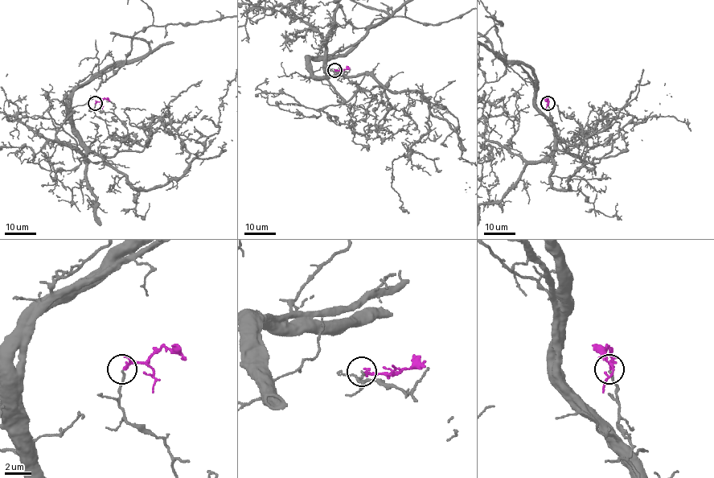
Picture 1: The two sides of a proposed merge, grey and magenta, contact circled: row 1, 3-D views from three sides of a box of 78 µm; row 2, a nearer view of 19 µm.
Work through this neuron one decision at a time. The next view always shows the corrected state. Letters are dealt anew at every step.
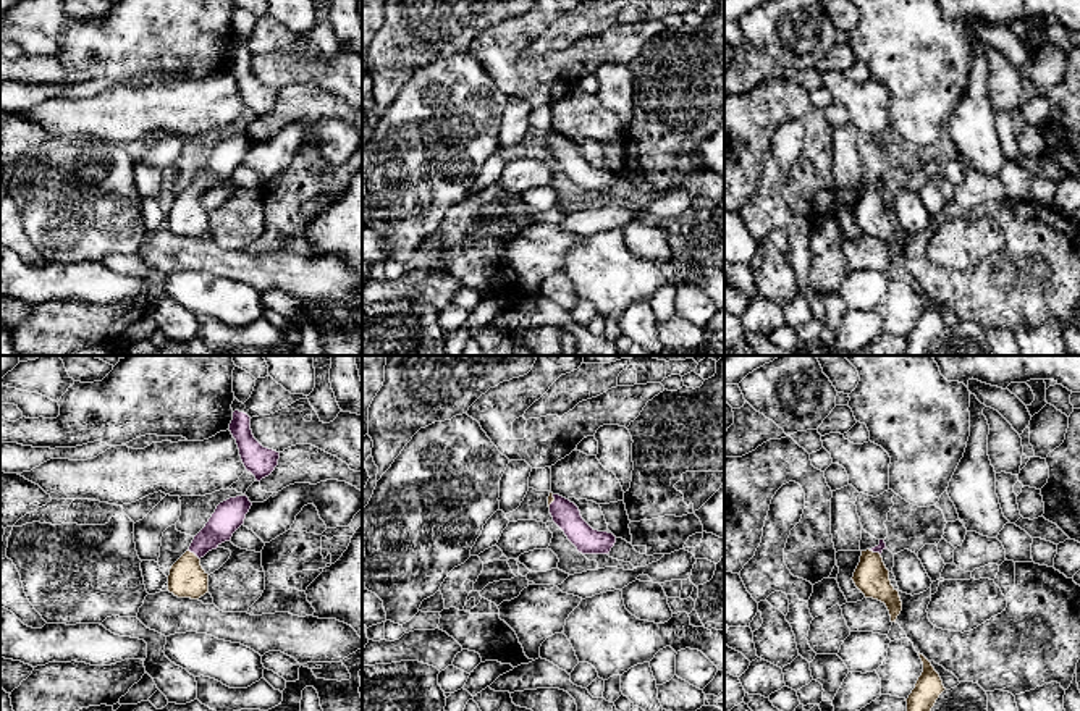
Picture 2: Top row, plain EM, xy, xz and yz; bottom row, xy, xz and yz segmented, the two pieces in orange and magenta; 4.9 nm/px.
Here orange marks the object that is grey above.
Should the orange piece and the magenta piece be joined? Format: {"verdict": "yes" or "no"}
{"verdict": "yes"}

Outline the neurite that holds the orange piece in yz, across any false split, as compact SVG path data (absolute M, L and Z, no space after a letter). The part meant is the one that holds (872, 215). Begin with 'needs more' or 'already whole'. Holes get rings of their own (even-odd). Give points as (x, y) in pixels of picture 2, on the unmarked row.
needs more; M884 178L880 183L862 189L860 200L854 210L855 225L865 233L886 242L891 260L896 260L902 249L899 229L891 223L889 208L886 207L881 191L888 187Z

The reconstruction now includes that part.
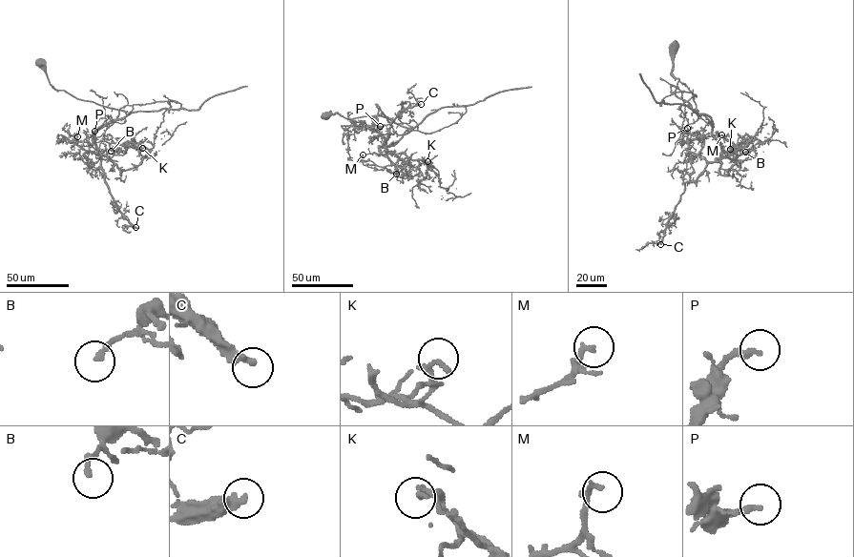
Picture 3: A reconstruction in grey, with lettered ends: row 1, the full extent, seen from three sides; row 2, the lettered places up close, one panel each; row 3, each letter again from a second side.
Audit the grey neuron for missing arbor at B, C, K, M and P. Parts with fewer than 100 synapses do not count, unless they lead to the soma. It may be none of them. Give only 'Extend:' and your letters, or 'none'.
Extend: C

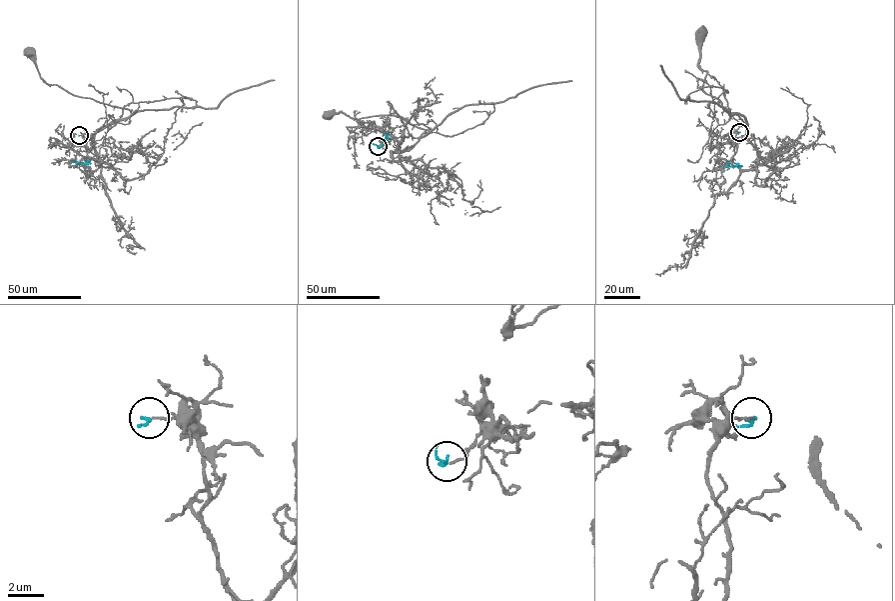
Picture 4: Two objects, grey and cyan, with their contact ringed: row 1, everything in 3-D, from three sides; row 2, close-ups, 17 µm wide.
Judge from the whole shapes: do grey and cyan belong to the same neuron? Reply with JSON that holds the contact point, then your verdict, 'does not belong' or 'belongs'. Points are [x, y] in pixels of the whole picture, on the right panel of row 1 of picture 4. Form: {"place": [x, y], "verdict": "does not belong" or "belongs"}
{"place": [739, 132], "verdict": "does not belong"}

